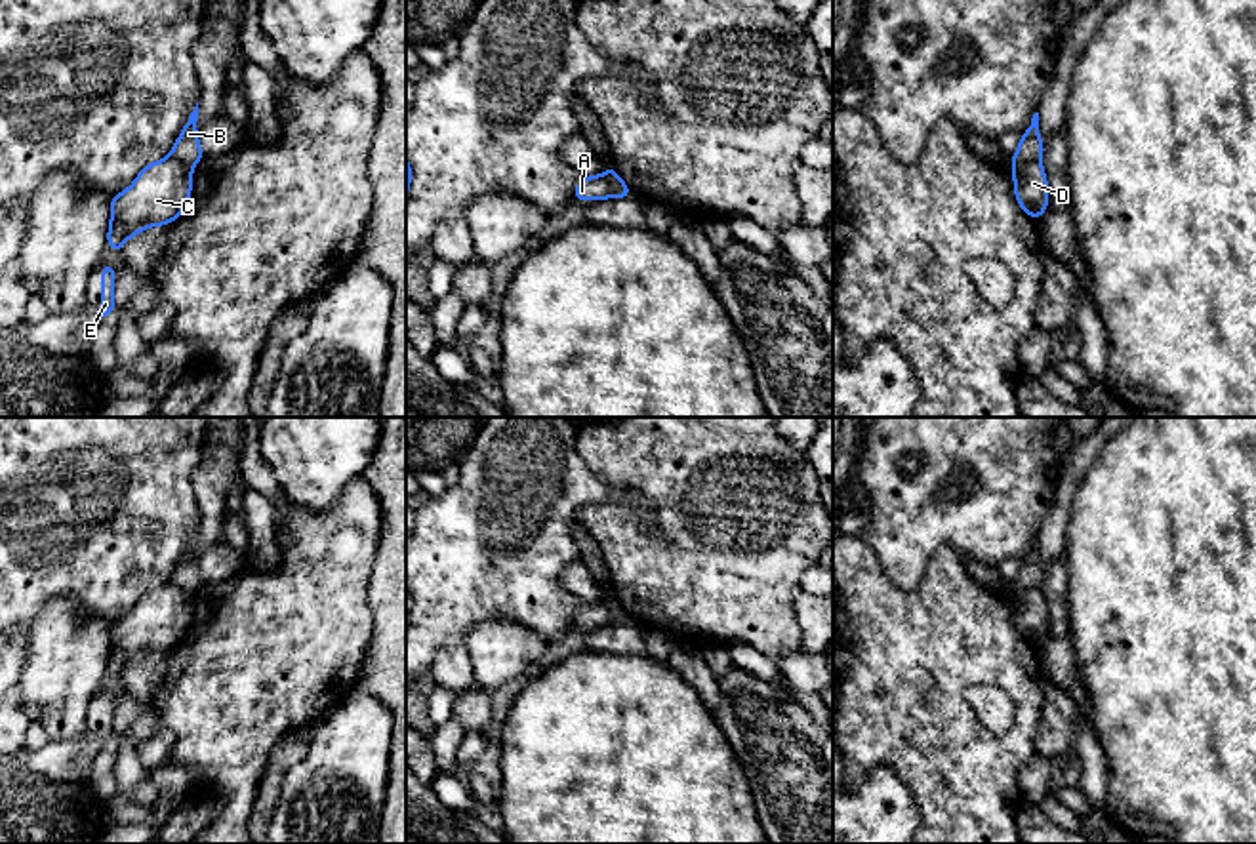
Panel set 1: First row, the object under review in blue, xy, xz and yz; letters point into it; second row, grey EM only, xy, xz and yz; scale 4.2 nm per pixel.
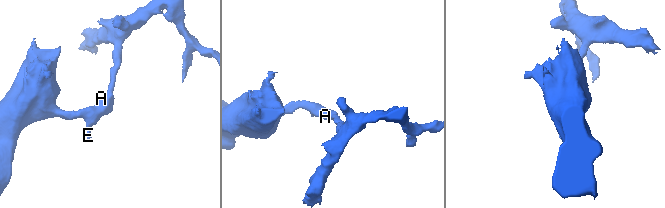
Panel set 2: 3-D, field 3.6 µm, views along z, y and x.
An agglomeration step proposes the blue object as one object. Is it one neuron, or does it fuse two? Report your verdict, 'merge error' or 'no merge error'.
merge error

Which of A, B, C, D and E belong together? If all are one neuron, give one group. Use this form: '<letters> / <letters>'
A C D E / B

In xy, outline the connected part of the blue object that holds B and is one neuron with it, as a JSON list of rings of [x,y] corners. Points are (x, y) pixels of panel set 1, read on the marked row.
[[[198,103],[194,111],[191,112],[187,124],[183,126],[172,149],[172,156],[179,160],[181,164],[185,164],[187,168],[194,168],[204,156],[204,151],[198,143],[200,130],[194,128],[196,120],[198,120]]]

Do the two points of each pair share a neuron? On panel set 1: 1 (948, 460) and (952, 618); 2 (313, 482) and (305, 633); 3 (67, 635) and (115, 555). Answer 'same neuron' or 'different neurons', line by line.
1: different neurons
2: different neurons
3: different neurons

